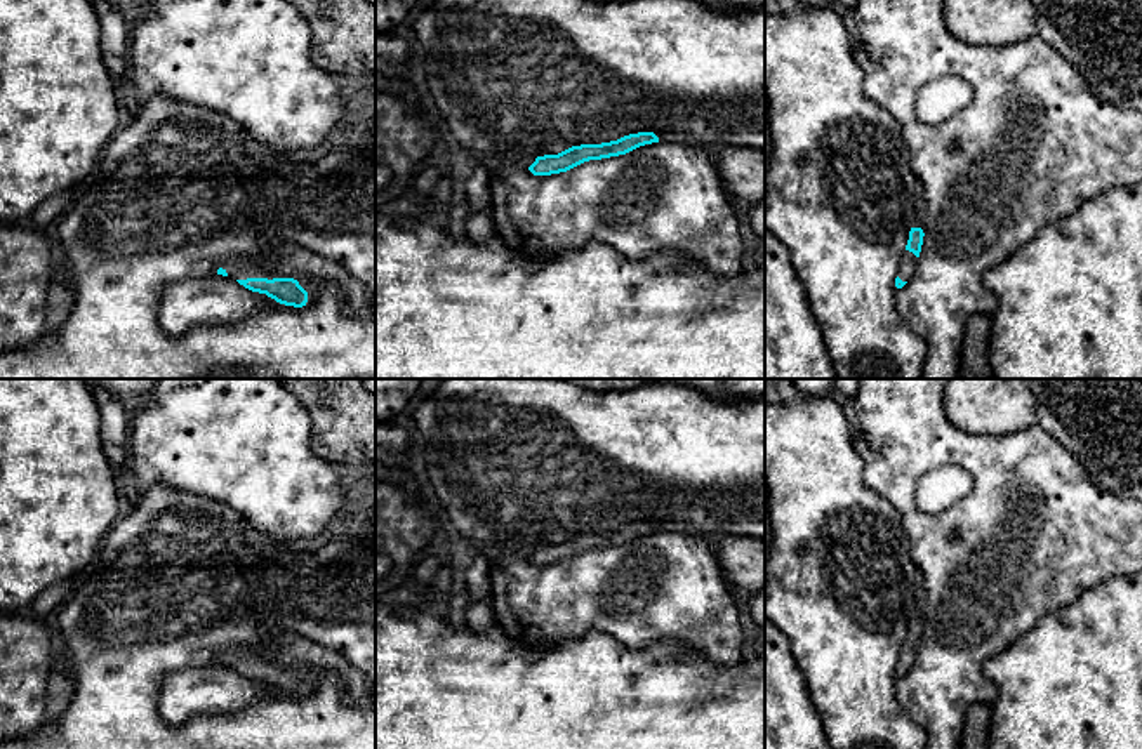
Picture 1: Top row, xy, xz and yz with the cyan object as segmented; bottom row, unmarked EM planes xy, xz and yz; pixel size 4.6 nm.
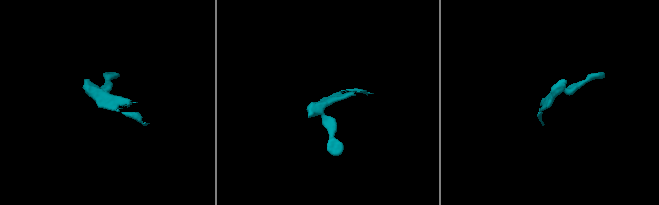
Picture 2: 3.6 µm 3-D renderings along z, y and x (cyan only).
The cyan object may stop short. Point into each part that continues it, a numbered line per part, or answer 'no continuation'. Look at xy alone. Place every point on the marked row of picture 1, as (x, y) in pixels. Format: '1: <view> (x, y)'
1: xy (287, 261)

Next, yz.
1: yz (908, 263)

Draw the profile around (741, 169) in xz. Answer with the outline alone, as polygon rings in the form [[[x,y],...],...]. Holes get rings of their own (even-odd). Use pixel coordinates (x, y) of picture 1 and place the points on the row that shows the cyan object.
[[[725,146],[716,163],[721,184],[730,198],[751,205],[765,200],[765,151]]]

